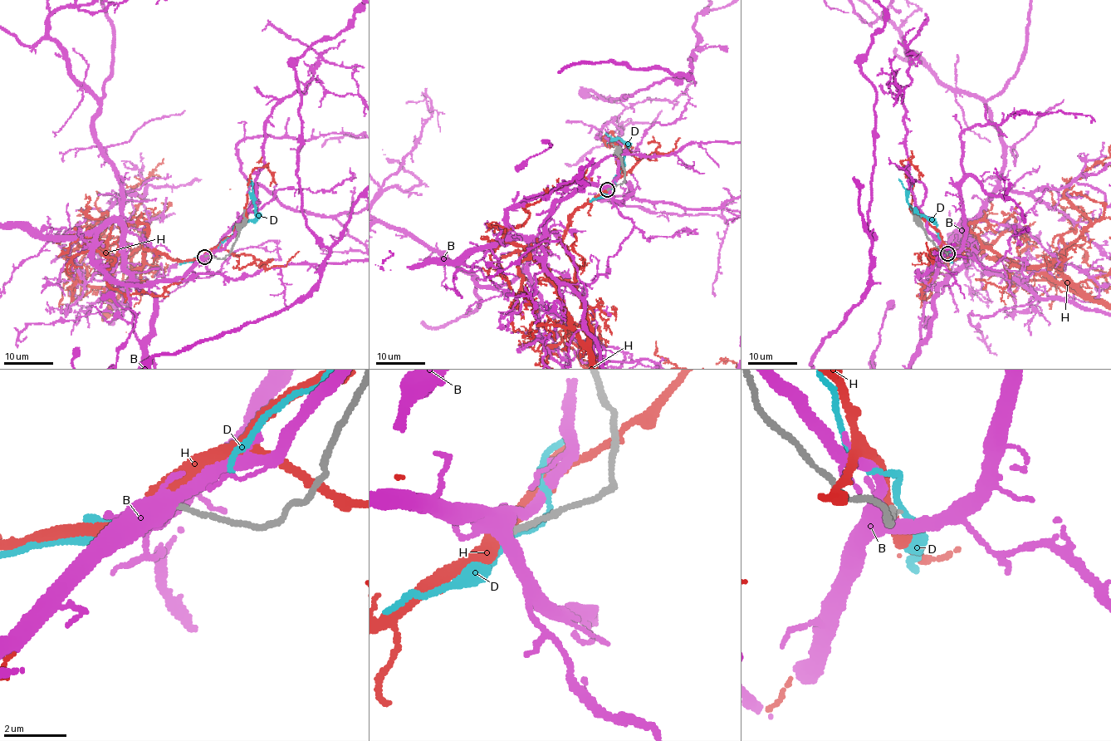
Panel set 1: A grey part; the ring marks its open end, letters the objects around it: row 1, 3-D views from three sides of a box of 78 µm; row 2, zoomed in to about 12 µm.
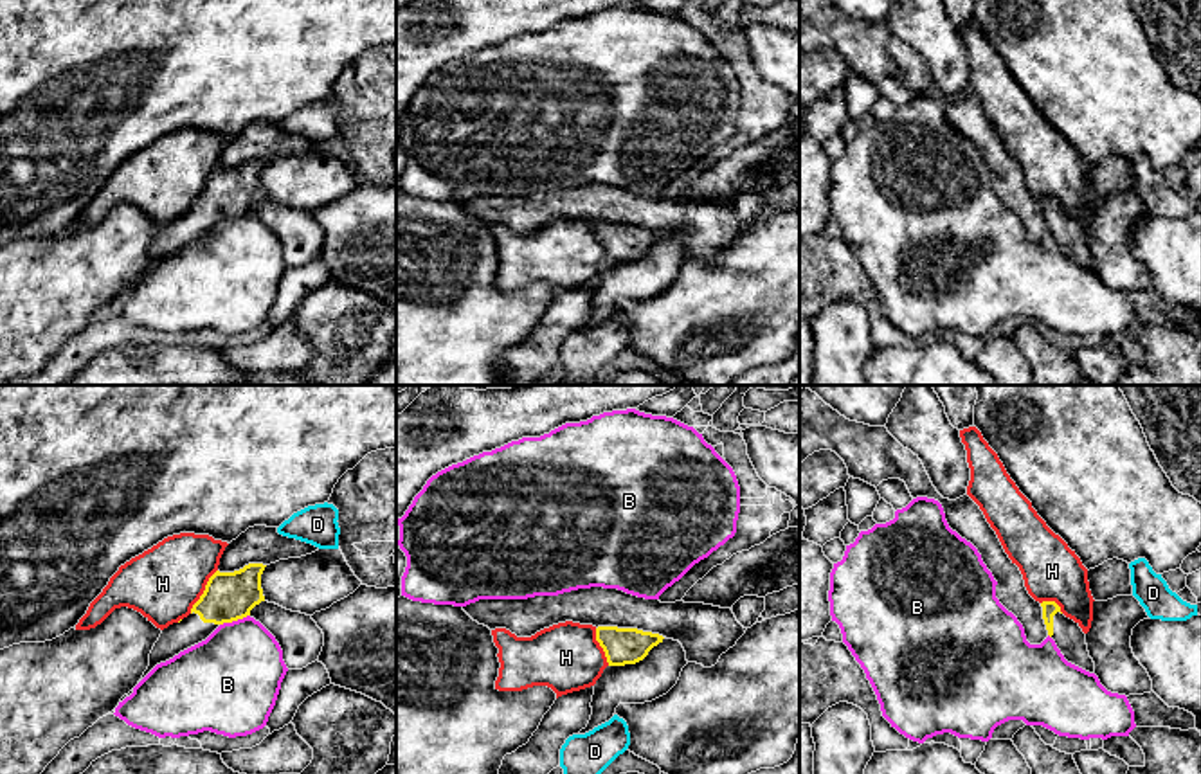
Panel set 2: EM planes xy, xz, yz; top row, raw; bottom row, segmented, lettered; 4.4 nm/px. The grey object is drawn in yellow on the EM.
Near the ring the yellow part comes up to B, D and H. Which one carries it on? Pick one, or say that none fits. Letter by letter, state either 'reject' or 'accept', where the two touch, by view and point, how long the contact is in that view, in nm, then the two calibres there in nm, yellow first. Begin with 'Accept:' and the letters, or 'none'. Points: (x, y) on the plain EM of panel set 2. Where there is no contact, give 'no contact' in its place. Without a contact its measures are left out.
Accept: none
B: reject; meets yellow in xy at (234, 216); contact 140 nm long; 220 nm thick on the yellow side, 420 nm on the other
D: reject; no contact
H: reject; meets yellow in xy at (204, 188); contact 240 nm long; 220 nm thick on the yellow side, 320 nm on the other

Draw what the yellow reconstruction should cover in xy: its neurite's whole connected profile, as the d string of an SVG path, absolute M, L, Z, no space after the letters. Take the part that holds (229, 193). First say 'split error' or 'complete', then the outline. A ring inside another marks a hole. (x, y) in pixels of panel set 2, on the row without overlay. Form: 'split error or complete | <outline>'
split error | M248 160L234 169L216 167L191 211L180 220L162 227L149 250L149 263L142 275L160 259L205 238L220 221L250 212L250 207L265 198L261 171L266 162Z

